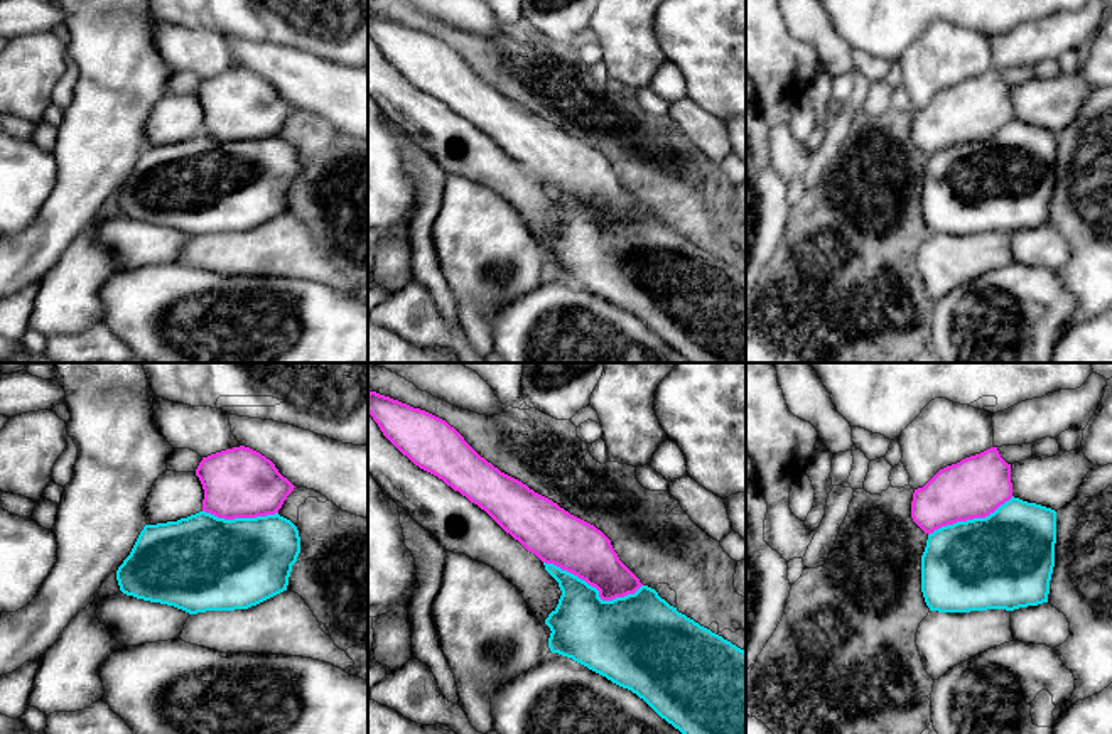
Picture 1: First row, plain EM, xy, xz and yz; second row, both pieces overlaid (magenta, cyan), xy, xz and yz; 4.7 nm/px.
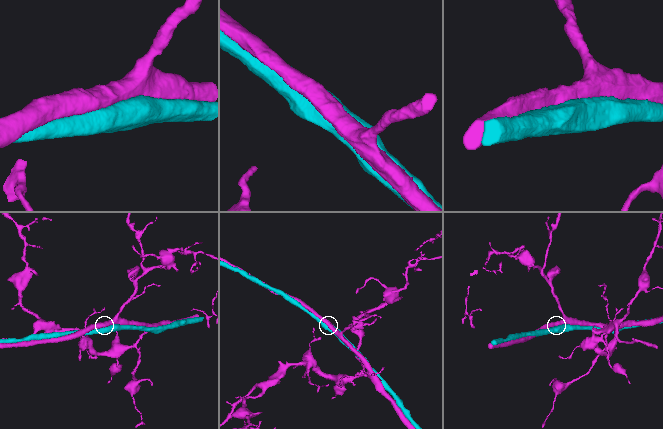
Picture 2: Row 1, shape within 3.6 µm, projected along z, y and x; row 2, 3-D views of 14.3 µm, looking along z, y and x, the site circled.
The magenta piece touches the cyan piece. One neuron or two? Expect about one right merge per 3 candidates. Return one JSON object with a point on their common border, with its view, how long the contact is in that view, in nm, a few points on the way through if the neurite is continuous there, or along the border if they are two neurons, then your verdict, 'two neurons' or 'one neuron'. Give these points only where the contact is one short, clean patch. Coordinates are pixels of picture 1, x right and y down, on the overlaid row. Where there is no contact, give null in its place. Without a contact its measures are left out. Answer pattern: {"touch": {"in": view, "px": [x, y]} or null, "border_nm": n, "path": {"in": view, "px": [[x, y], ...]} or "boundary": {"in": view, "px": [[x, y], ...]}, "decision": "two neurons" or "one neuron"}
{"touch": {"in": "xz", "px": [594, 586]}, "border_nm": 480, "decision": "two neurons"}

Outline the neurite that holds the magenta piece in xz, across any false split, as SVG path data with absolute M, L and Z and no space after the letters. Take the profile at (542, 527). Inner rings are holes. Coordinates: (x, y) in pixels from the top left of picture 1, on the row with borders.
M376 391L368 393L368 413L415 466L484 510L542 562L596 587L602 601L643 586L601 530L501 472L445 420Z

